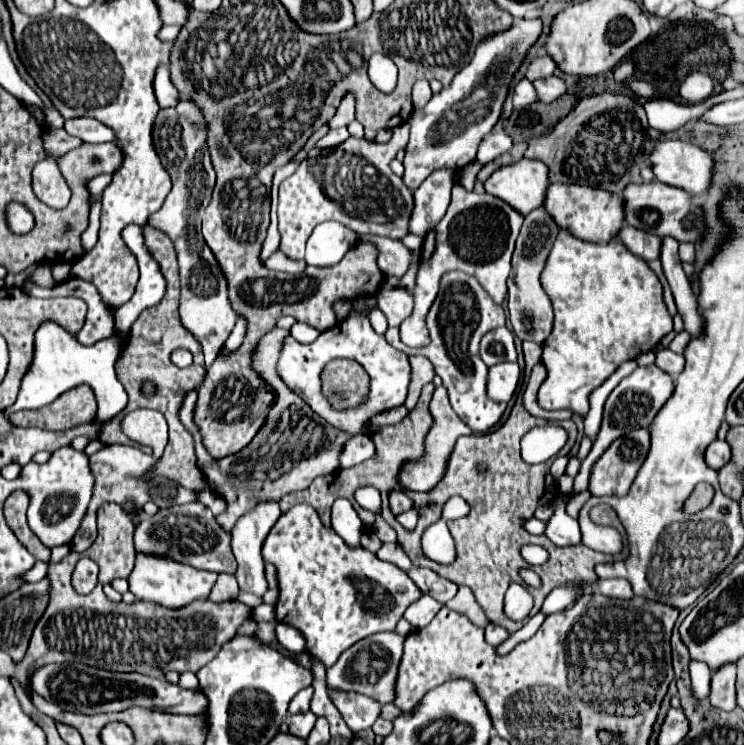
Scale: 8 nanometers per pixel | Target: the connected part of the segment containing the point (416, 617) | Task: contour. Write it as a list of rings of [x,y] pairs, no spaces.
[[[423,595],[419,601],[415,601],[407,611],[405,611],[405,619],[415,627],[425,627],[429,625],[429,621],[437,615],[437,611],[441,609],[441,603],[431,599],[429,595]]]

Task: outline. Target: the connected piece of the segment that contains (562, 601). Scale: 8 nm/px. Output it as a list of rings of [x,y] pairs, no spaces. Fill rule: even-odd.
[[[557,587],[549,593],[549,597],[545,599],[543,607],[541,607],[541,613],[545,615],[551,615],[555,611],[563,611],[567,605],[571,605],[575,599],[577,599],[577,591],[573,591],[575,587]]]

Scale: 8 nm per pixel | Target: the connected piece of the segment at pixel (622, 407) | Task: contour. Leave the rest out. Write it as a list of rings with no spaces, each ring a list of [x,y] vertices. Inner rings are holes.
[[[647,365],[647,367],[637,367],[629,377],[625,377],[607,397],[605,401],[605,411],[603,411],[603,423],[601,423],[601,431],[597,435],[597,439],[593,441],[593,449],[591,453],[583,459],[581,463],[581,471],[575,477],[575,489],[573,493],[579,493],[583,489],[587,489],[589,483],[589,475],[591,475],[591,467],[595,465],[595,459],[599,459],[599,455],[603,455],[603,451],[607,451],[607,447],[619,439],[621,435],[625,435],[627,431],[633,429],[641,429],[641,427],[649,427],[655,419],[655,415],[659,413],[659,409],[667,403],[667,399],[673,395],[673,379],[669,373],[661,371],[657,365]]]

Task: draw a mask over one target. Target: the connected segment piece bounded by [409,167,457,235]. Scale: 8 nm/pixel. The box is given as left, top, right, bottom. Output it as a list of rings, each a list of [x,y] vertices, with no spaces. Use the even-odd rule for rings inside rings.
[[[447,167],[433,171],[415,189],[415,209],[409,223],[411,233],[427,235],[427,231],[431,231],[441,221],[451,201],[451,187],[455,185],[455,177],[457,177],[455,173],[457,171],[447,171]]]

